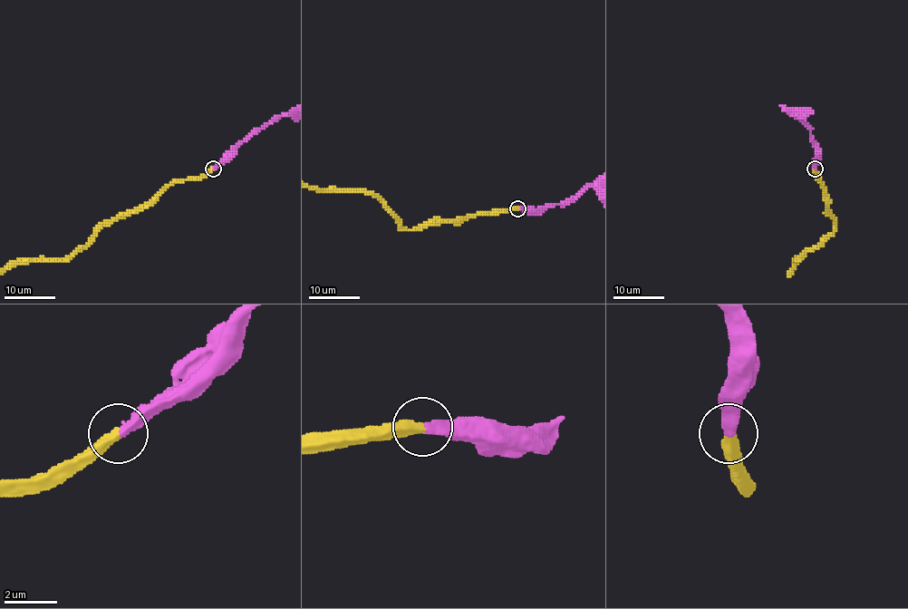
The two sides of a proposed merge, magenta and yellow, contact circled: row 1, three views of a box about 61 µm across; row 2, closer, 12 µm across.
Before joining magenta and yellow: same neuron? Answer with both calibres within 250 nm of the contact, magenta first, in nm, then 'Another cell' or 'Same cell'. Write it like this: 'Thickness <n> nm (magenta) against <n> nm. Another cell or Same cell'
Thickness 360 nm (magenta) against 360 nm. Same cell

